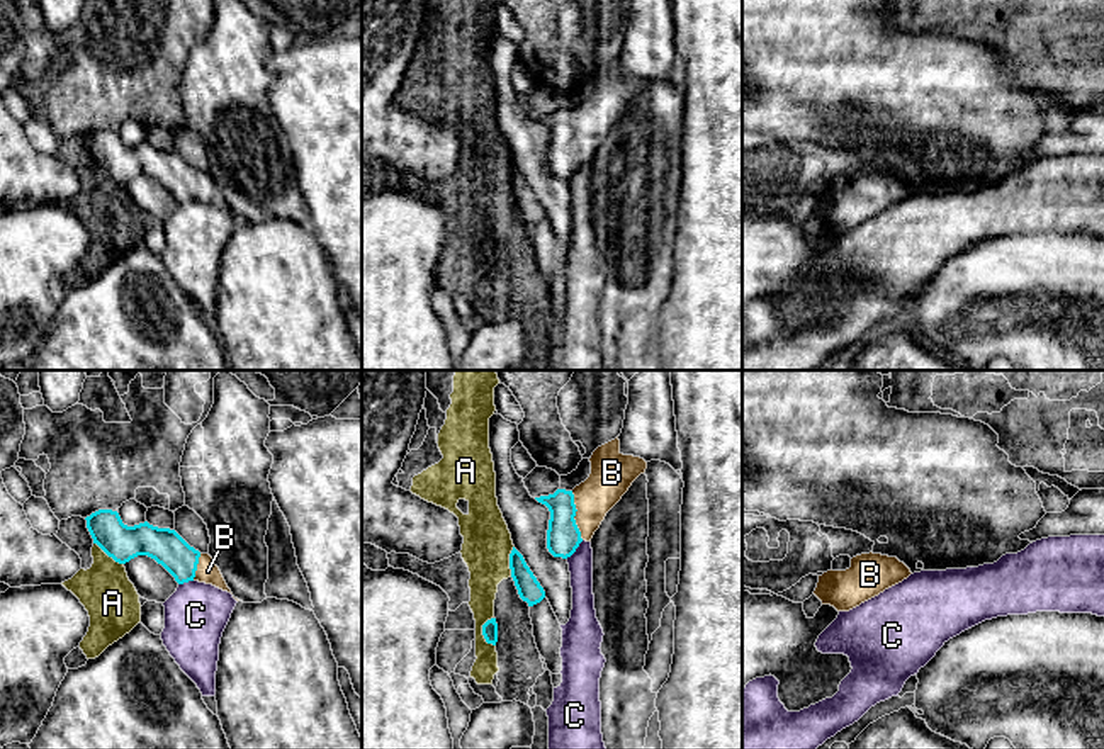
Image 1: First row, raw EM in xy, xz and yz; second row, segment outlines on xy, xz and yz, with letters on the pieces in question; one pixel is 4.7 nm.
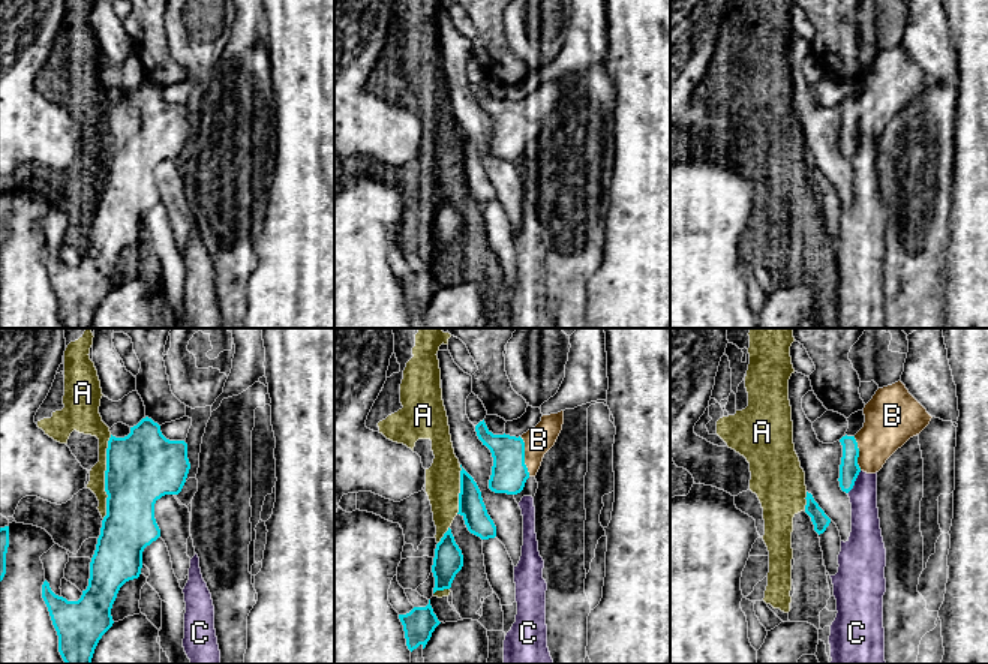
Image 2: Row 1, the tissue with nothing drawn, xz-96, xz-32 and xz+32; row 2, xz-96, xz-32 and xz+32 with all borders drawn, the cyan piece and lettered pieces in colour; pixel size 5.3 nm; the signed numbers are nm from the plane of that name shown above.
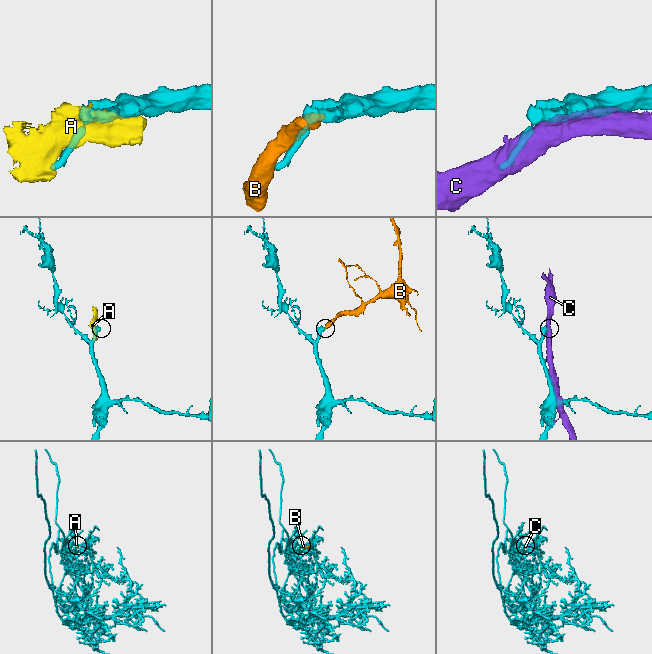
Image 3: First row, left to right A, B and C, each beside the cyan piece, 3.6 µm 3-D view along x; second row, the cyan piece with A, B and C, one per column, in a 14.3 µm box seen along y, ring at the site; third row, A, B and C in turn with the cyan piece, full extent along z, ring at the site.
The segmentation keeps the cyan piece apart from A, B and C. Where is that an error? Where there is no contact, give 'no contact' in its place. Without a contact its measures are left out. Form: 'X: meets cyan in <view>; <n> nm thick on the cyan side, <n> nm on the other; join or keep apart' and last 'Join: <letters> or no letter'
A: meets cyan in xz; 80 nm thick on the cyan side, 140 nm on the other; keep apart
B: meets cyan in xz; 160 nm thick on the cyan side, 200 nm on the other; join
C: meets cyan in xz; 160 nm thick on the cyan side, 110 nm on the other; keep apart
Join: B

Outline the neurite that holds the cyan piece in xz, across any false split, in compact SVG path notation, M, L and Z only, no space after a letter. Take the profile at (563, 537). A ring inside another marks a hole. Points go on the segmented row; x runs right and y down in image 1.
M618 436L598 447L589 462L589 477L572 491L535 498L550 511L547 549L554 557L567 559L583 540L591 542L606 513L647 469L644 459L620 452Z

